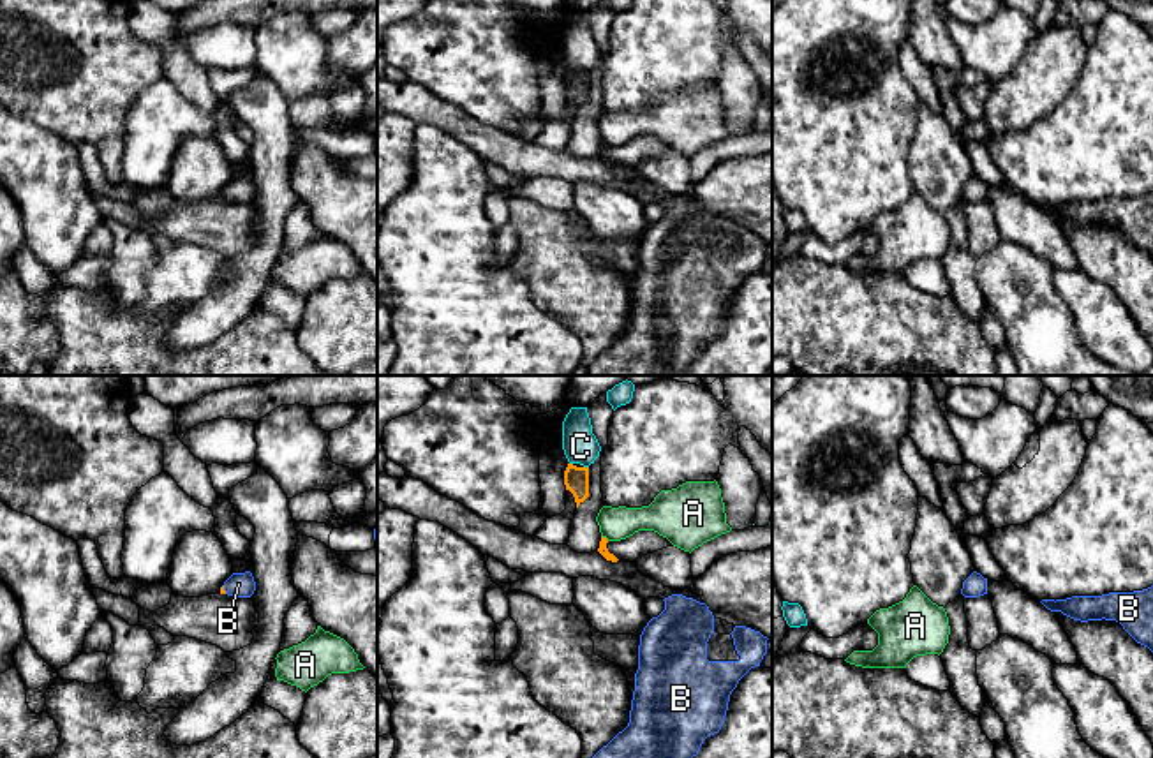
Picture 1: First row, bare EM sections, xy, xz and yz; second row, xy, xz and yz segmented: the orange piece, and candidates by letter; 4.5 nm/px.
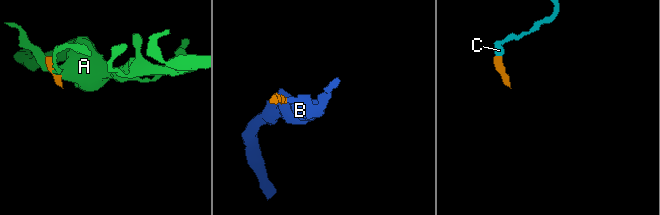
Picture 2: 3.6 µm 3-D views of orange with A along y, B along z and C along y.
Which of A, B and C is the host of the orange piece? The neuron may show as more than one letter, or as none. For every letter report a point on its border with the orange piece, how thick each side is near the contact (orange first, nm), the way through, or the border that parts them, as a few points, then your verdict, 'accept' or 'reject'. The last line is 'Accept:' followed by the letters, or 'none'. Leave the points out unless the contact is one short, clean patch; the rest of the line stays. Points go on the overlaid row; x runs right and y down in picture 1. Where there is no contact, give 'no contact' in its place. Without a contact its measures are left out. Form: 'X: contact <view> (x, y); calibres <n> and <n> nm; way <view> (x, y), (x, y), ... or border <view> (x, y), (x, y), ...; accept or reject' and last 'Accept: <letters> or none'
A: contact xz (605, 538); calibres 50 and 150 nm; border xz (602, 535), (609, 540); reject
B: contact xy (223, 589); calibres 20 and 110 nm; way xy (223, 591), (223, 589), (238, 584); accept
C: contact xz (586, 468); calibres 110 and 160 nm; border xz (584, 466), (587, 468); reject
Accept: B

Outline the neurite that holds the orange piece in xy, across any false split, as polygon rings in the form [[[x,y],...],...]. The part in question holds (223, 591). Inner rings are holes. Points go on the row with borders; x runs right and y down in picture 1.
[[[250,571],[233,573],[220,587],[220,594],[227,594],[233,598],[250,598],[254,591],[256,582]]]

